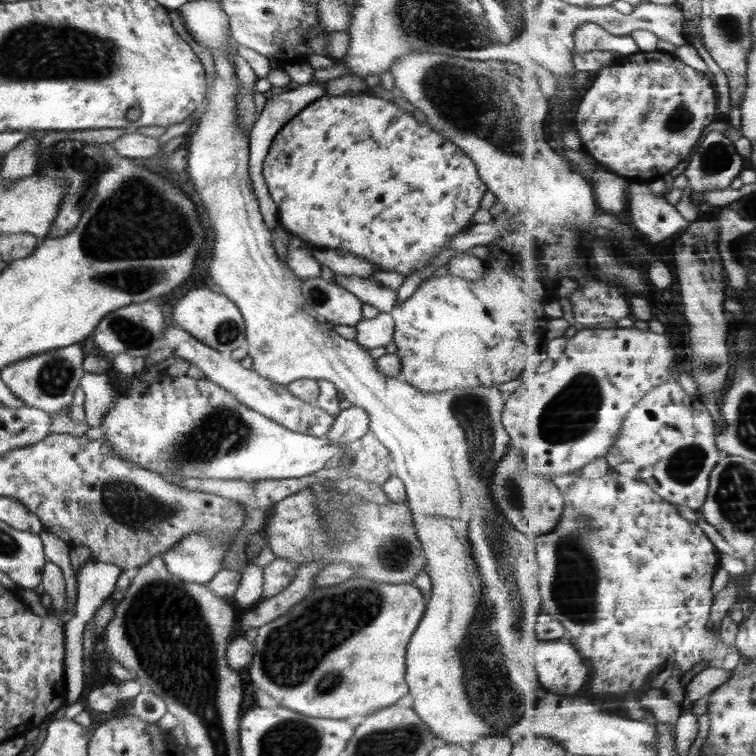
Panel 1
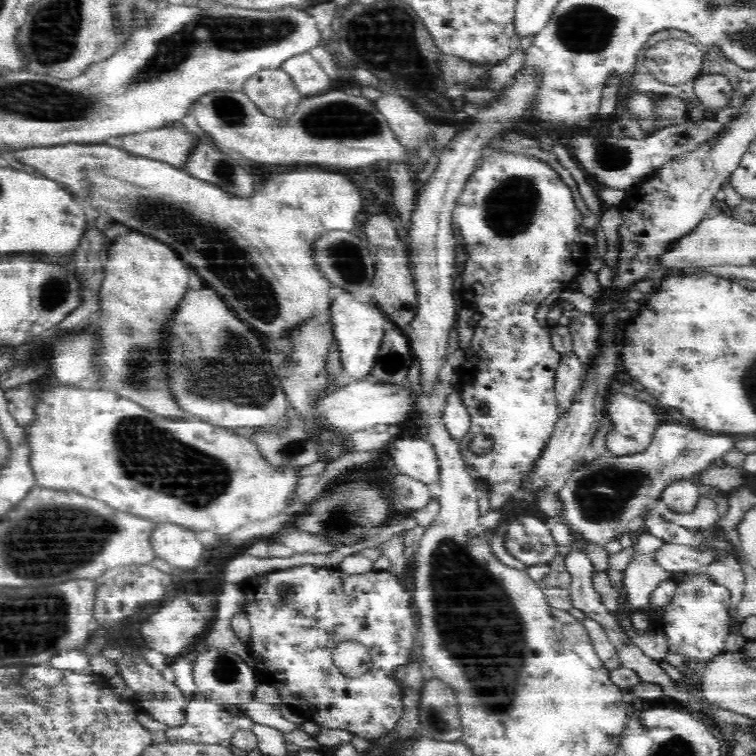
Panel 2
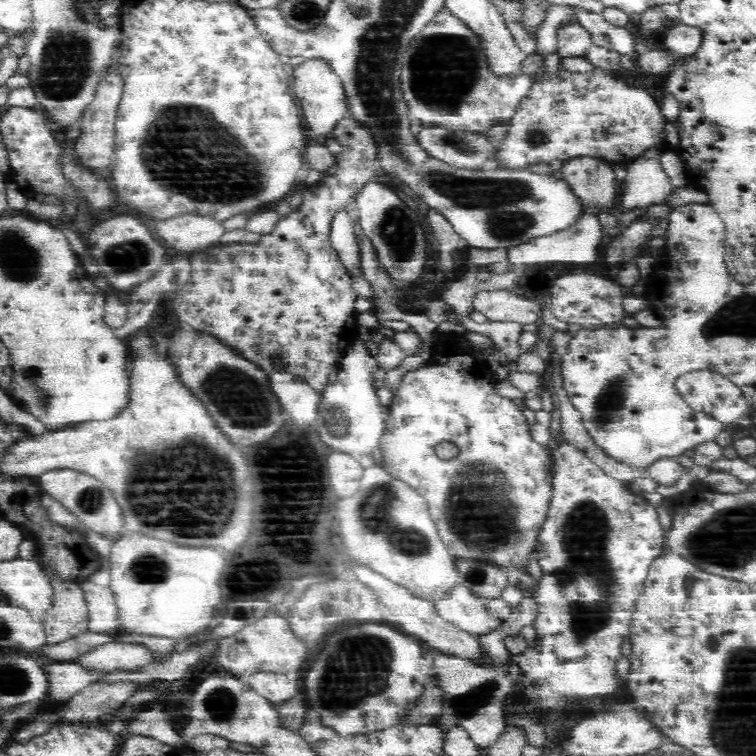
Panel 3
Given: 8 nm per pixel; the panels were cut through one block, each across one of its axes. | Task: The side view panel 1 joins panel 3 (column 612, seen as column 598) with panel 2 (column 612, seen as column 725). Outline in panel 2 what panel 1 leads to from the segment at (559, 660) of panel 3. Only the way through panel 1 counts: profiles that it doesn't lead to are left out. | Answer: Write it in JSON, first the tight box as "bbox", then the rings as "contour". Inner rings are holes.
{"bbox":[578,617,621,669],"contour":[[[590,617],[578,620],[579,624],[586,632],[587,639],[590,641],[591,647],[596,651],[596,655],[604,668],[615,669],[621,663],[618,657],[616,646],[612,645],[612,639],[608,638],[606,629],[596,620]]]}

